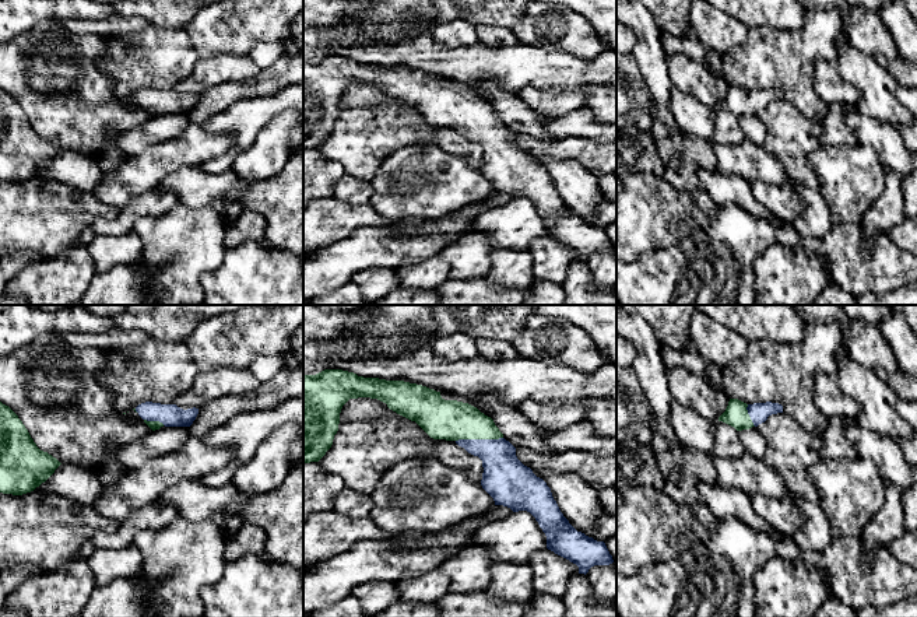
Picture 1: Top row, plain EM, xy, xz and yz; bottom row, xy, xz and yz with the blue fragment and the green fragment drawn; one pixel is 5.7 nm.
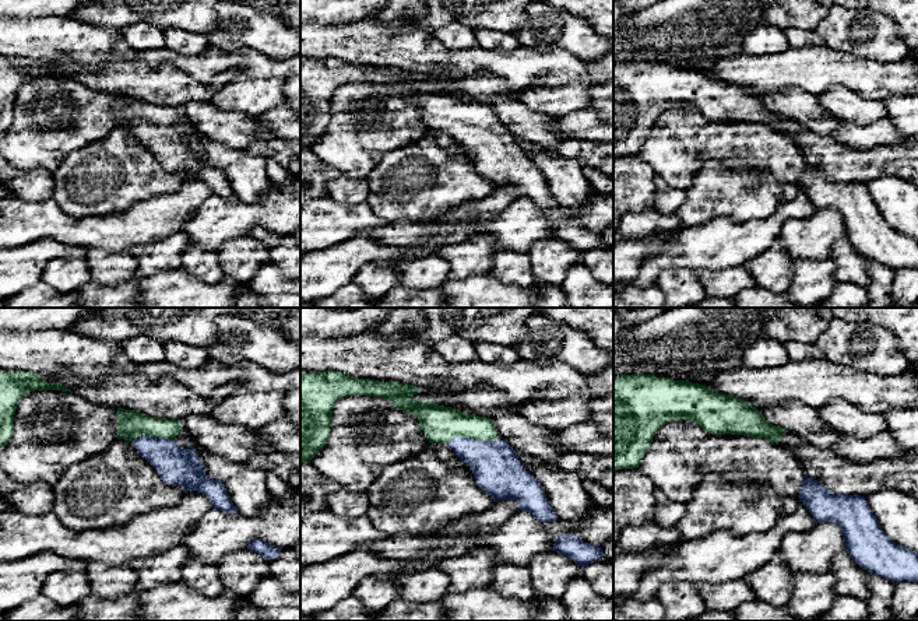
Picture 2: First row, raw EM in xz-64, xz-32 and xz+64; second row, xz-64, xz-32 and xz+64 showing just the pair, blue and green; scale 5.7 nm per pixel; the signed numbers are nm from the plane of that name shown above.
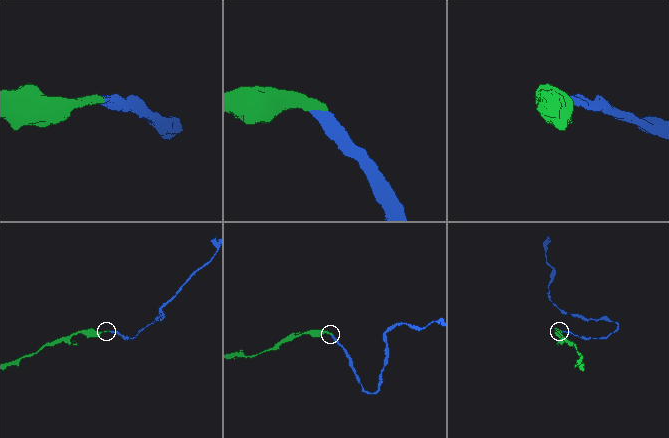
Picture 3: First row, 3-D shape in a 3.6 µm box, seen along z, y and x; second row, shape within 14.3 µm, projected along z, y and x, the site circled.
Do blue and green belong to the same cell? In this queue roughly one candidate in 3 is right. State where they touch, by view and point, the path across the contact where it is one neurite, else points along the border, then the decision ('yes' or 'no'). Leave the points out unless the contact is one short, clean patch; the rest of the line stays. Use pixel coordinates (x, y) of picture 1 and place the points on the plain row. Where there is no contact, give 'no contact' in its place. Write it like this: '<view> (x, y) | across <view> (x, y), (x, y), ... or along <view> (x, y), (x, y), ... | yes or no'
xz (478, 126) | across xz (503, 161), (499, 147), (478, 126), (460, 108), (450, 107) | yes

